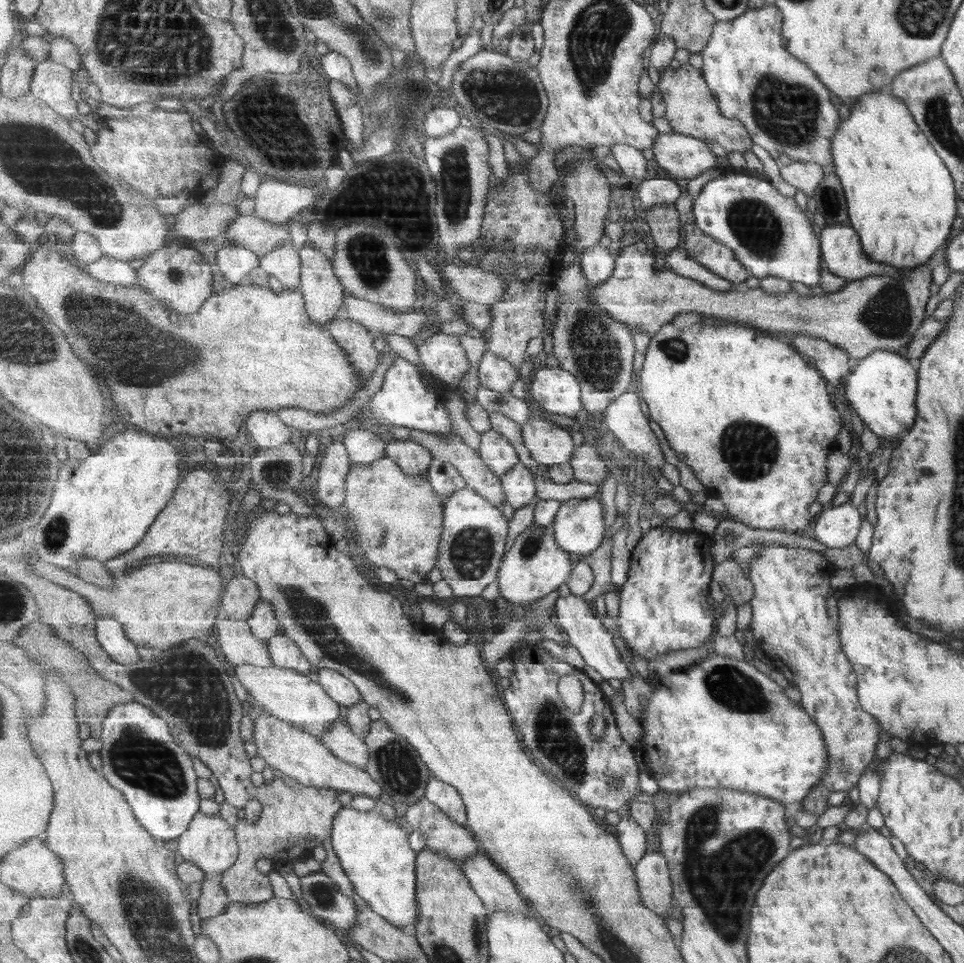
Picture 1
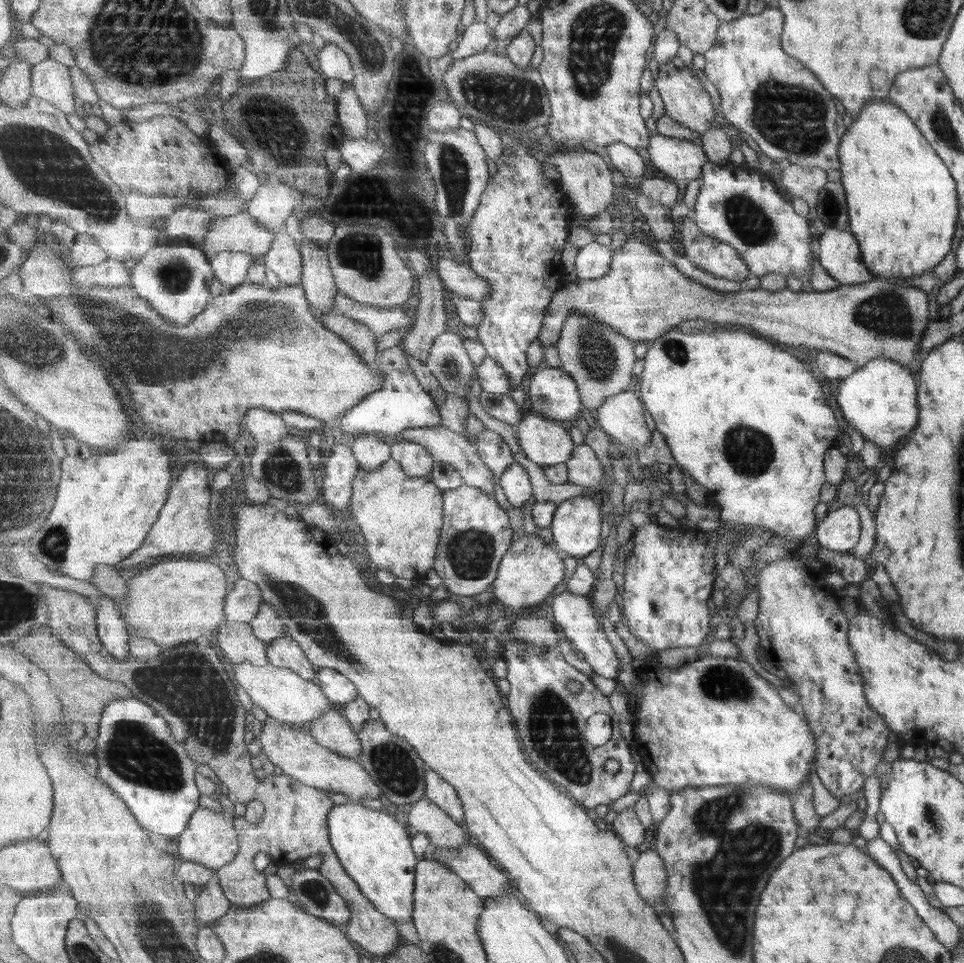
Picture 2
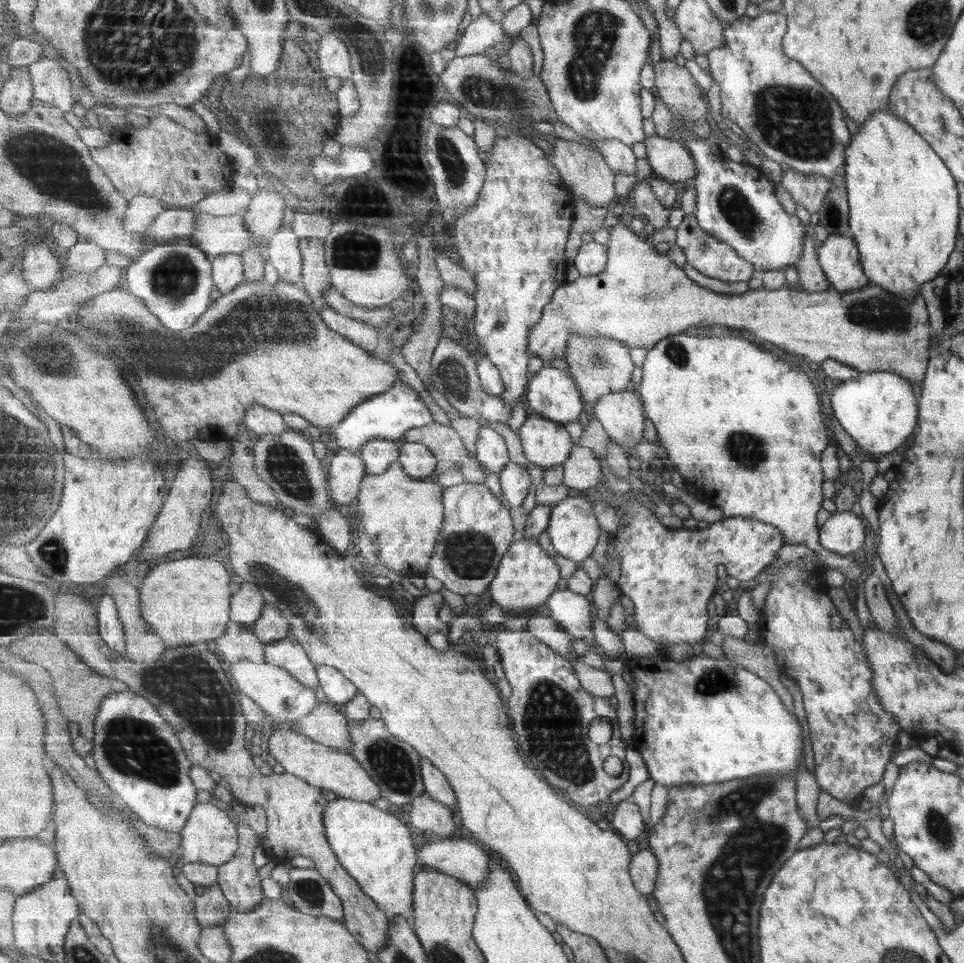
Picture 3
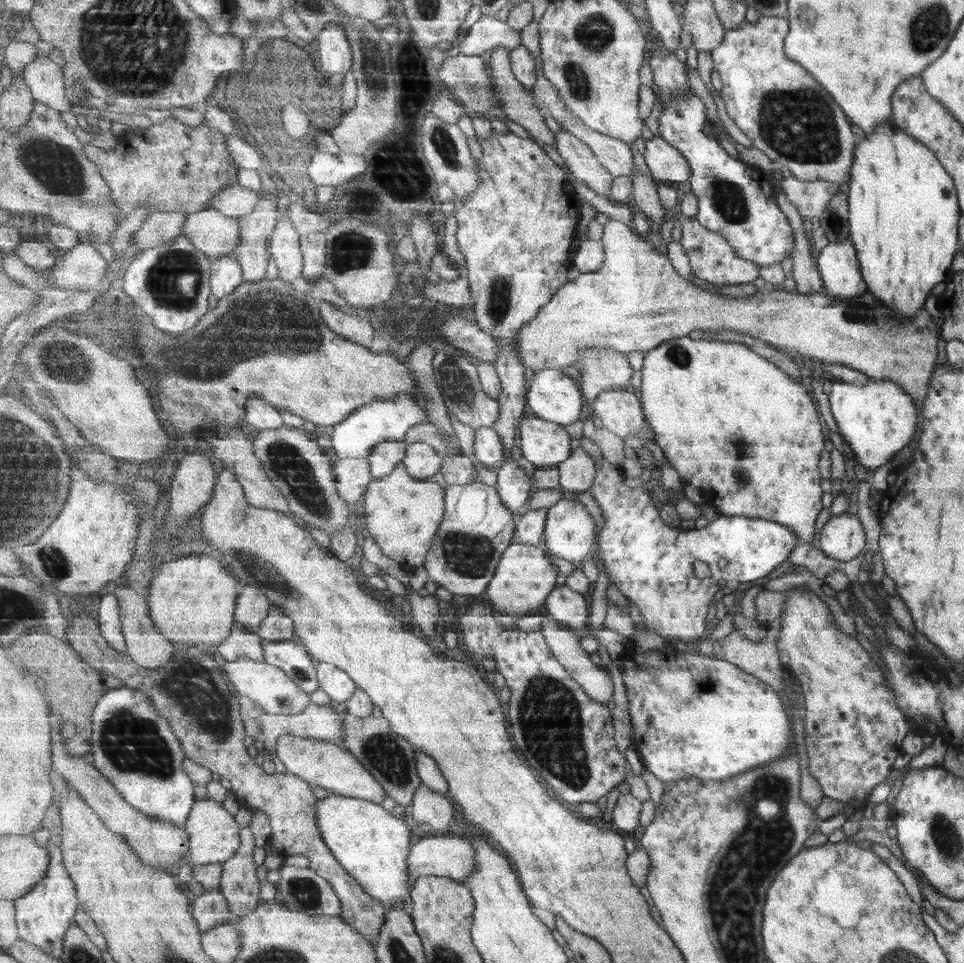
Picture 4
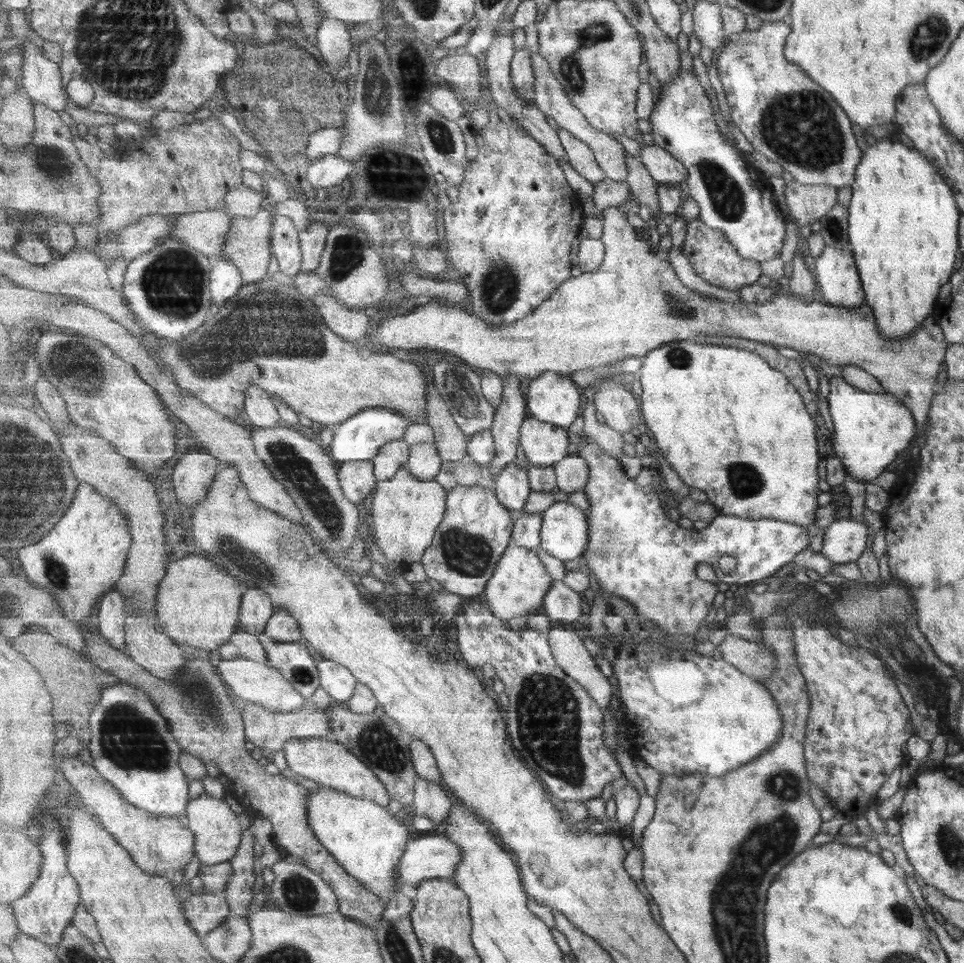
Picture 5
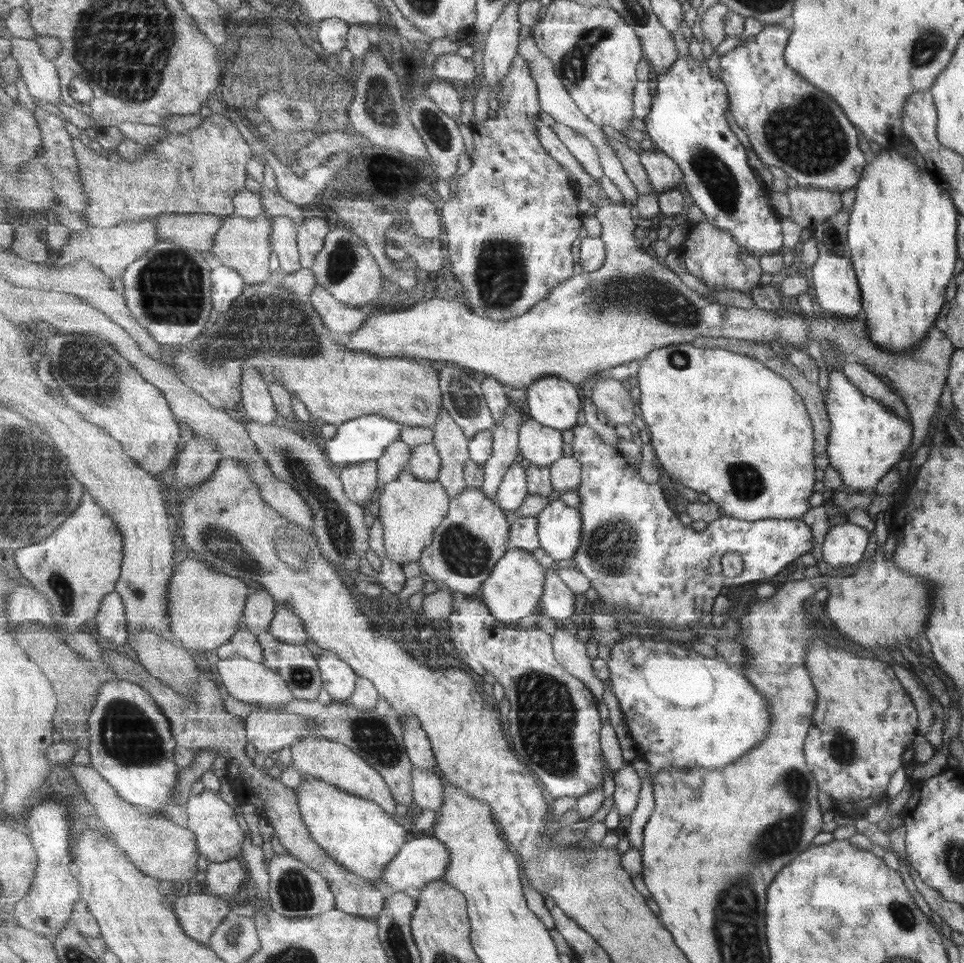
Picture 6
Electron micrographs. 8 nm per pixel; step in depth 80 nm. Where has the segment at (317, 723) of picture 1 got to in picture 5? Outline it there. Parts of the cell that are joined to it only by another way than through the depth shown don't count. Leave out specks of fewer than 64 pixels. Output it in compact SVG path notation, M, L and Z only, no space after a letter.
M221 658L218 662L218 670L221 670L221 678L229 684L235 697L242 702L255 702L274 713L300 711L310 702L284 677L284 673L267 664L249 659Z

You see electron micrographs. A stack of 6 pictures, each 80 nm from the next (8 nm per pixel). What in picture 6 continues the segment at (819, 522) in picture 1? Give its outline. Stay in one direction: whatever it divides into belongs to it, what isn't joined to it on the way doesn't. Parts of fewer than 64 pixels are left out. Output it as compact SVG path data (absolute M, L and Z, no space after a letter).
M848 521L841 525L835 525L824 536L822 542L823 560L825 564L834 569L858 564L870 539L869 533L861 526Z

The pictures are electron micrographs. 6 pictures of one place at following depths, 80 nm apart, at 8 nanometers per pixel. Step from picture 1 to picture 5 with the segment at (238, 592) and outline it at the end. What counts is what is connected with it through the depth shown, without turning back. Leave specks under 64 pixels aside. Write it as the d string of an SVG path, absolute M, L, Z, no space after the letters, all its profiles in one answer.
M261 588L245 590L240 612L241 628L254 635L266 632L266 626L274 613L272 597Z

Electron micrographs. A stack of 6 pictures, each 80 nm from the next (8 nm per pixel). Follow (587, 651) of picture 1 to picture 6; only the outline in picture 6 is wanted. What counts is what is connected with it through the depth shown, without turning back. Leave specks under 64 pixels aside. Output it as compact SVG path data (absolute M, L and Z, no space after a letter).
M546 569L545 594L540 610L560 625L569 625L575 615L575 593L560 578L557 569Z

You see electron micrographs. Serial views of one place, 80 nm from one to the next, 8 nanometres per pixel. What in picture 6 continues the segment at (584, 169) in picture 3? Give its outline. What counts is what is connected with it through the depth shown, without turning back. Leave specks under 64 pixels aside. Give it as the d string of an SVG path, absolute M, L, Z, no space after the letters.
M556 122L552 127L588 173L598 181L603 179L606 174L600 159L600 150L583 133L571 128L571 125Z

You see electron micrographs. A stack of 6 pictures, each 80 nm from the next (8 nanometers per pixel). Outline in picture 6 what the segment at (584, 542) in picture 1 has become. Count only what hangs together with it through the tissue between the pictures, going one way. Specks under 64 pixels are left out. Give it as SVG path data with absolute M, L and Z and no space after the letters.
M559 499L539 514L540 545L555 561L571 560L581 546L583 516Z

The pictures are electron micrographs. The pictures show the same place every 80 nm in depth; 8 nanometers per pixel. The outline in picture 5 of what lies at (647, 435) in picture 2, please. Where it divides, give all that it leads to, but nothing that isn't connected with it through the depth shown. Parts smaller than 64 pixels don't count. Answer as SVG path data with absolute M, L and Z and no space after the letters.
M601 383L593 401L604 422L619 433L631 432L644 418L641 402L637 402L629 387L621 383Z

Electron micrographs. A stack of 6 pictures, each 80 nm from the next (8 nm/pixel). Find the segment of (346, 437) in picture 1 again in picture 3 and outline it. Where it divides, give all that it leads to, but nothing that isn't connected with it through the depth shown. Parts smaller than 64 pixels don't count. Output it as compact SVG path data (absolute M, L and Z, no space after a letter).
M383 438L370 440L359 451L365 462L366 473L381 475L389 470L393 462L399 461L399 448L401 443Z

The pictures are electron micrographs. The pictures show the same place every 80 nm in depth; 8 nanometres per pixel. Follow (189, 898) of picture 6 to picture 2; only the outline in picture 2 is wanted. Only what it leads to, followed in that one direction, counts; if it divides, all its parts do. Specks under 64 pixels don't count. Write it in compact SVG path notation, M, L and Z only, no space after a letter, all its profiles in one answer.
M217 875L204 886L202 893L196 897L196 918L202 926L214 926L232 908L232 901L225 896Z

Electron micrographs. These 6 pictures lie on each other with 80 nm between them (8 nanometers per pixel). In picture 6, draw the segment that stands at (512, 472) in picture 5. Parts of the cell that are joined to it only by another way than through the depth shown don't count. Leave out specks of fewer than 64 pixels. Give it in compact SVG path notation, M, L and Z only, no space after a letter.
M515 462L507 471L507 475L499 487L498 506L505 512L518 511L529 495L525 468Z

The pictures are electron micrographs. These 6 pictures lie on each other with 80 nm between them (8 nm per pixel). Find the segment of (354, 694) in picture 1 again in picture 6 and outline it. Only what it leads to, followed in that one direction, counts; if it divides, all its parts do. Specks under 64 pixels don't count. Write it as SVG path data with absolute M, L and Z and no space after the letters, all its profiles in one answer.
M323 650L318 658L324 678L323 688L338 702L349 702L359 678L356 670L333 651Z

